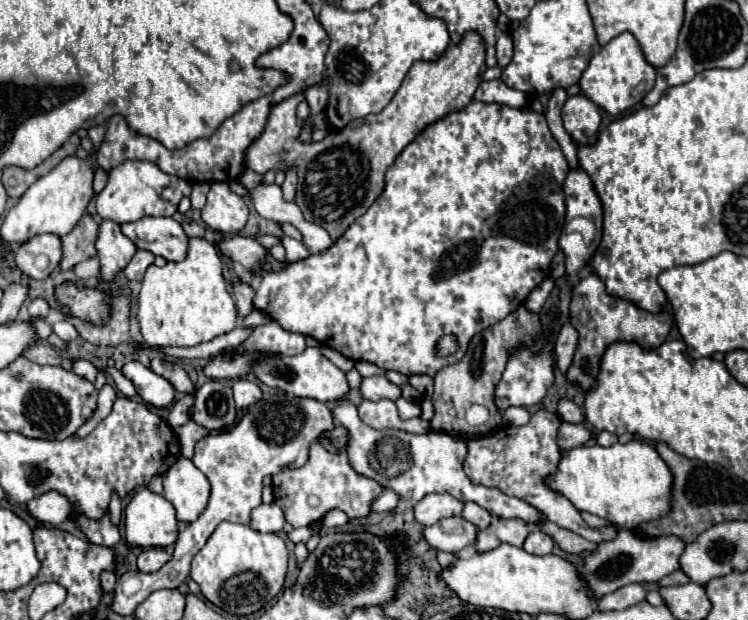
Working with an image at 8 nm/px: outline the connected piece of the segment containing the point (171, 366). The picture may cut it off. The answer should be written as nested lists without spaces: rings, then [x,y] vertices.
[[[154,358],[154,360],[152,360],[152,370],[154,370],[156,374],[164,376],[164,378],[176,388],[176,392],[180,392],[180,394],[184,394],[184,396],[188,396],[188,394],[192,396],[192,394],[196,392],[192,380],[188,378],[186,370],[184,370],[180,364],[164,362],[162,358]]]

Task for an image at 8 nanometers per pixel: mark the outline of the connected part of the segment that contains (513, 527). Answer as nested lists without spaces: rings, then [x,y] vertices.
[[[494,518],[494,522],[486,530],[478,532],[476,546],[478,546],[480,552],[492,550],[492,548],[500,546],[502,542],[522,548],[528,534],[530,534],[530,526],[524,520],[518,520],[518,518]]]

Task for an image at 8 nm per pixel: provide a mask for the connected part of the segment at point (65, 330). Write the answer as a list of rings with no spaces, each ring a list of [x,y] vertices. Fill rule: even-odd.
[[[62,320],[62,322],[56,322],[54,326],[54,334],[58,334],[62,340],[66,342],[72,342],[72,340],[78,340],[78,330],[68,322],[68,320]]]

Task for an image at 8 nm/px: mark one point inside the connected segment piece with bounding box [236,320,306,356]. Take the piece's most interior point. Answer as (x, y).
(271, 337)

